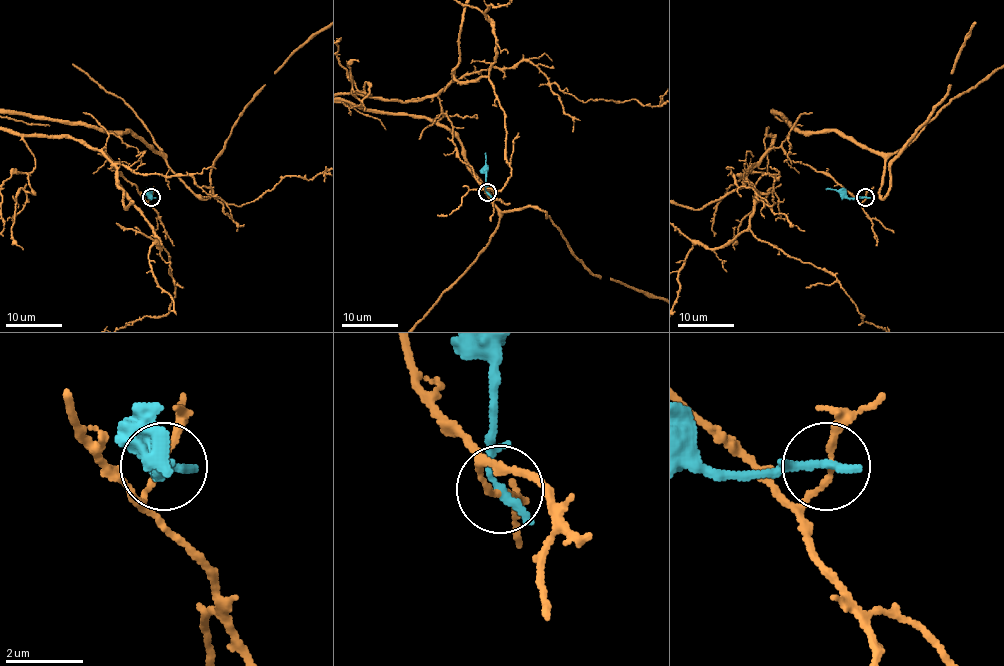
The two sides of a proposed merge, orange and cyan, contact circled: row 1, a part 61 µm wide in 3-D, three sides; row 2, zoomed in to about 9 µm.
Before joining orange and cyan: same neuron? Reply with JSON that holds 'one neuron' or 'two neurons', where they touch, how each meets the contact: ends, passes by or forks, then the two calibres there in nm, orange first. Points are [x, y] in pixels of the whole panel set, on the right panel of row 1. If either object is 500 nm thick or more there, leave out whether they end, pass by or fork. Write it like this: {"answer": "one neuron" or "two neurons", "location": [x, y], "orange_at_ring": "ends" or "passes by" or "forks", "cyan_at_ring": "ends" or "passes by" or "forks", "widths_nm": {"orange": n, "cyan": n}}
{"answer": "two neurons", "location": [865, 197], "orange_at_ring": "passes by", "cyan_at_ring": "ends", "widths_nm": {"orange": 150, "cyan": 260}}

